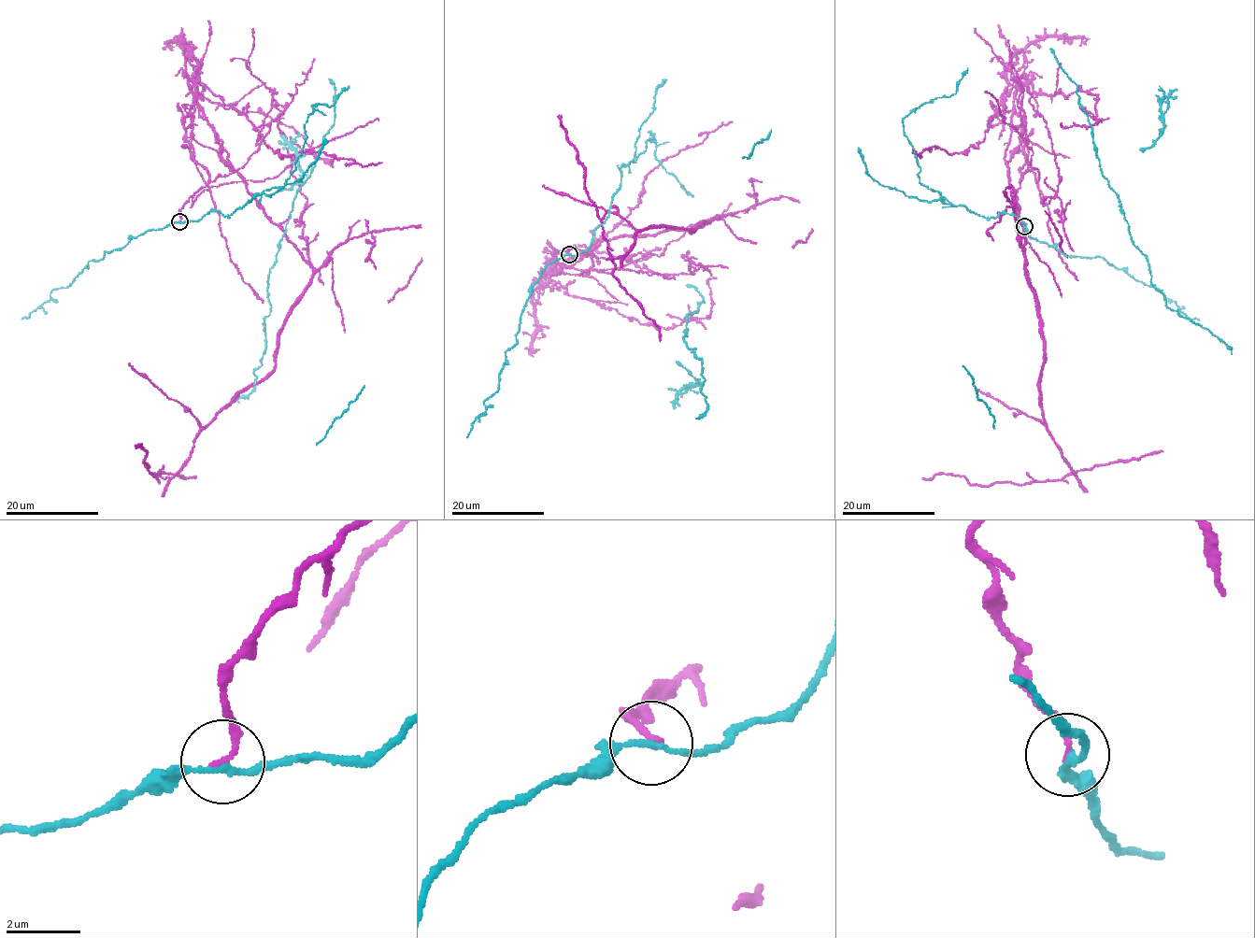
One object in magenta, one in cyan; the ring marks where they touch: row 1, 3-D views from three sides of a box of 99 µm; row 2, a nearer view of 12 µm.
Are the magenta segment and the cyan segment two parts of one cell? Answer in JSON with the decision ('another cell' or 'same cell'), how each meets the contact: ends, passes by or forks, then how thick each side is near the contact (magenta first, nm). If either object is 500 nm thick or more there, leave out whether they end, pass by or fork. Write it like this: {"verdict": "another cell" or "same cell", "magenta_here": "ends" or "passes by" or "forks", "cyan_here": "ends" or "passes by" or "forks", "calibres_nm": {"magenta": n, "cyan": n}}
{"verdict": "another cell", "magenta_here": "ends", "cyan_here": "passes by", "calibres_nm": {"magenta": 170, "cyan": 150}}

